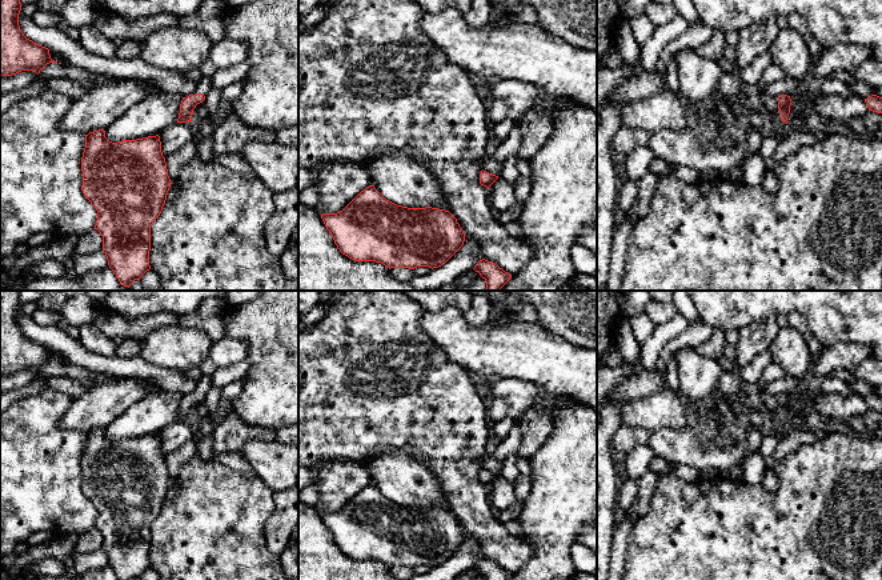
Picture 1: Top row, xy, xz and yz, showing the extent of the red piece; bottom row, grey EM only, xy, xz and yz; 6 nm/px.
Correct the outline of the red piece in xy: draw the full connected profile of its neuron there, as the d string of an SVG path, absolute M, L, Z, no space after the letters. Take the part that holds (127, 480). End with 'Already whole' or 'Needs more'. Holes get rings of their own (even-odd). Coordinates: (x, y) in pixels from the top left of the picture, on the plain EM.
M105 429L85 433L81 456L81 489L97 509L95 528L103 535L103 551L119 580L135 580L151 568L151 524L160 515L171 487L160 435L112 441Z. Already whole

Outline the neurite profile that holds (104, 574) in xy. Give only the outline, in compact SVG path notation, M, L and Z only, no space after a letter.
M108 565L105 568L89 571L83 575L72 575L71 572L65 572L61 576L33 576L28 580L119 580L119 577Z

